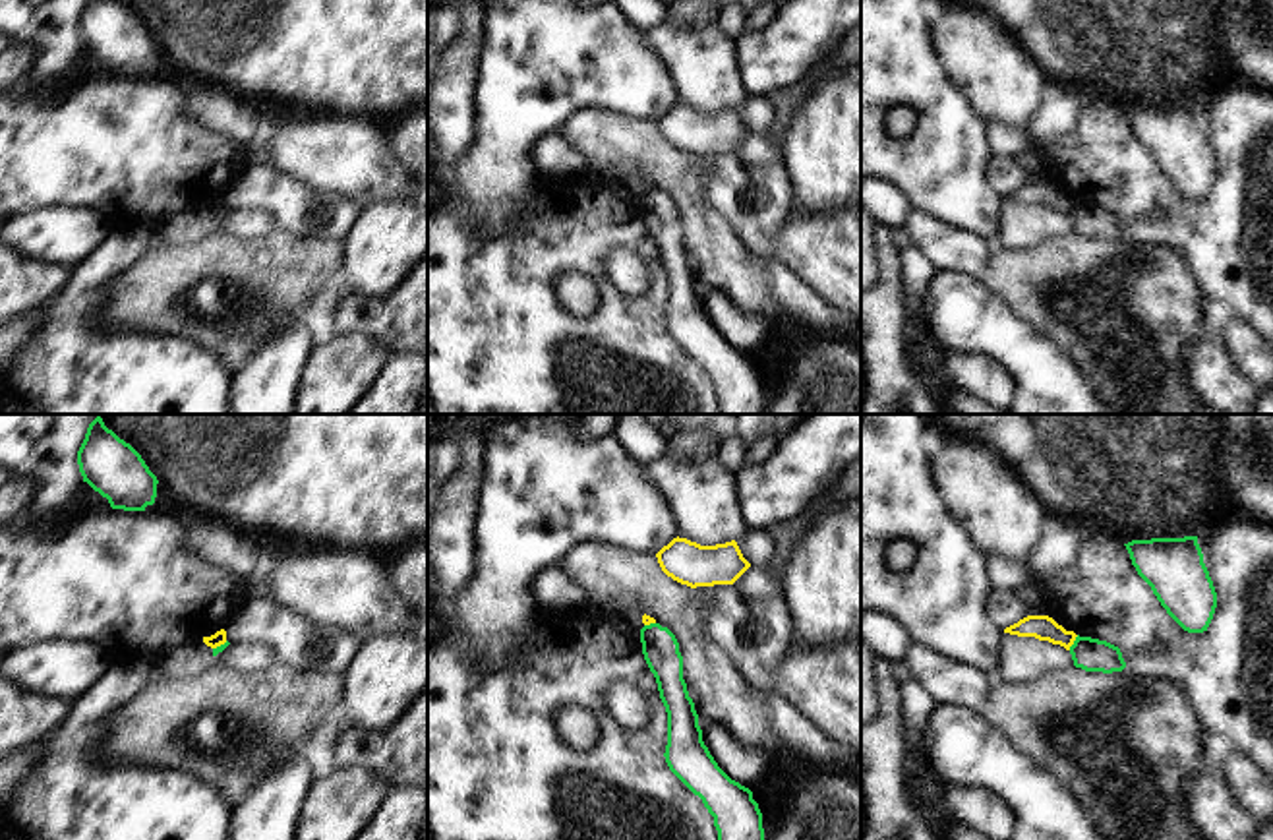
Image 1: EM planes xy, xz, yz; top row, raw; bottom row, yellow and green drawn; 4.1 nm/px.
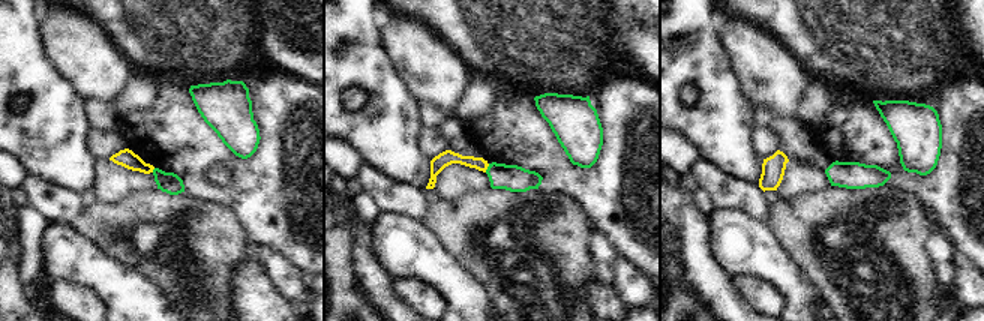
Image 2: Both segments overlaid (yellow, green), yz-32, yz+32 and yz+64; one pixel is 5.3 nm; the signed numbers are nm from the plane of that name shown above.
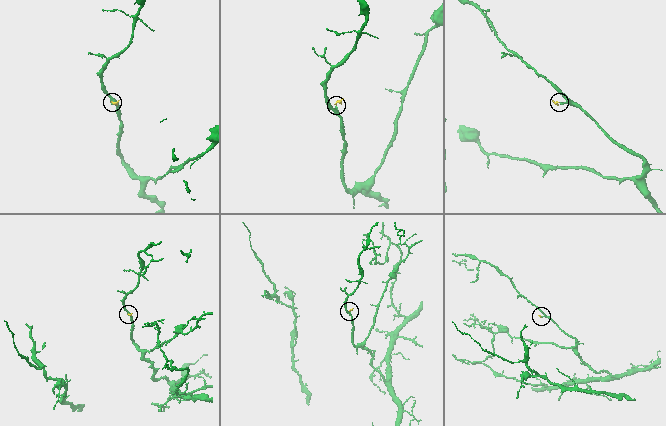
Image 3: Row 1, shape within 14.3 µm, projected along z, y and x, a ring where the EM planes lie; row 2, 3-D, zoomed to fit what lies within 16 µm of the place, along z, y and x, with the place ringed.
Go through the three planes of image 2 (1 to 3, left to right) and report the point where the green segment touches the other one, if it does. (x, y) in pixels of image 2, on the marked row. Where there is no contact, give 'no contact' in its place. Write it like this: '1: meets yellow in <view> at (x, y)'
1: meets yellow in yz-32 at (153, 168)
2: meets yellow in yz+32 at (486, 168)
3: no contact

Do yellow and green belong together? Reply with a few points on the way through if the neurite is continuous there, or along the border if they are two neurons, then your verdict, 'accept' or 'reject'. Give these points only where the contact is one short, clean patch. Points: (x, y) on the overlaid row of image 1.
border yz (1078, 635), (1068, 649); reject

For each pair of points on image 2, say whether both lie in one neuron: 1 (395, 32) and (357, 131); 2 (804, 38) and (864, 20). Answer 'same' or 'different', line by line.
1: different
2: same

